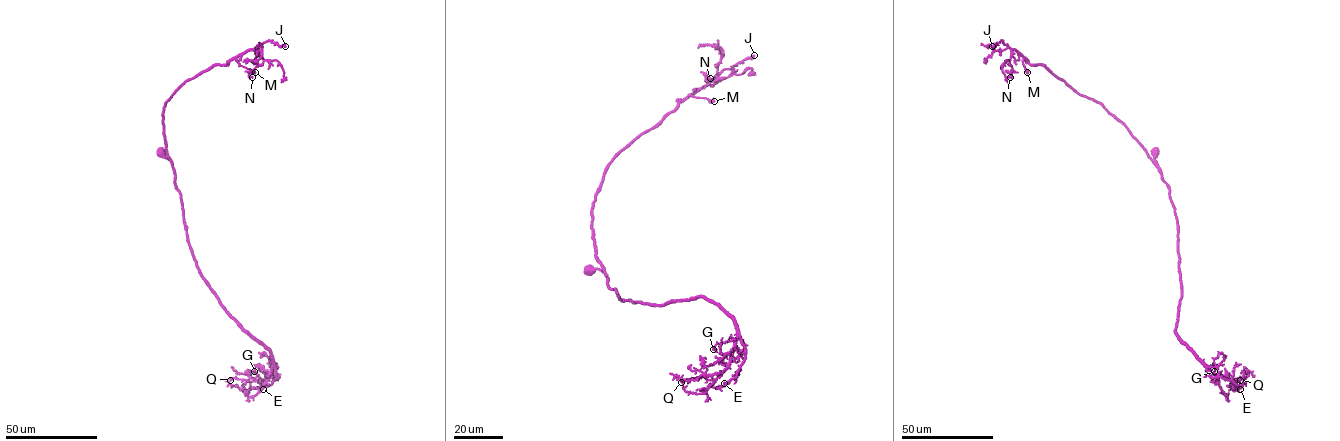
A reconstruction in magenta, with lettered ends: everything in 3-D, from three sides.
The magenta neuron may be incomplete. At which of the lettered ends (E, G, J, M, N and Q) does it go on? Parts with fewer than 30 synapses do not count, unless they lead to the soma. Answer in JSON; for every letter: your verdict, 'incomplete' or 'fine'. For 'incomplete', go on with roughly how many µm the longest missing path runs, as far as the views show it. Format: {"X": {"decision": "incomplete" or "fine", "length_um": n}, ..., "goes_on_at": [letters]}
{"E": {"decision": "fine"}, "G": {"decision": "fine"}, "J": {"decision": "incomplete", "length_um": 25}, "M": {"decision": "fine"}, "N": {"decision": "fine"}, "Q": {"decision": "fine"}, "goes_on_at": ["J"]}

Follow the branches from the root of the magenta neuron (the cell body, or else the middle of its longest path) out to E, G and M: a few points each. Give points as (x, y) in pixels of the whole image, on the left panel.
E: (160, 152), (173, 166), (187, 240), (199, 273), (224, 309), (270, 352), (278, 377), (263, 389)
G: (160, 152), (173, 166), (187, 240), (199, 273), (224, 309), (270, 352), (271, 370), (255, 366), (254, 371)
M: (160, 152), (172, 165), (167, 155), (163, 107), (185, 81), (235, 58), (241, 65), (255, 72)

